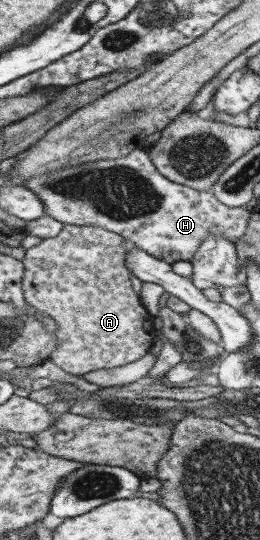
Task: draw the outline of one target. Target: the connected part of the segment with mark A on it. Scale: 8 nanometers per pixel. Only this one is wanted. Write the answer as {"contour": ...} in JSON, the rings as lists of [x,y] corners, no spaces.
{"contour":[[[63,225],[55,236],[42,239],[39,244],[25,250],[22,259],[24,273],[20,282],[23,300],[55,322],[56,345],[47,359],[69,374],[123,366],[150,352],[155,336],[153,316],[145,311],[133,293],[129,271],[124,265],[125,242],[123,237],[103,228]]]}

